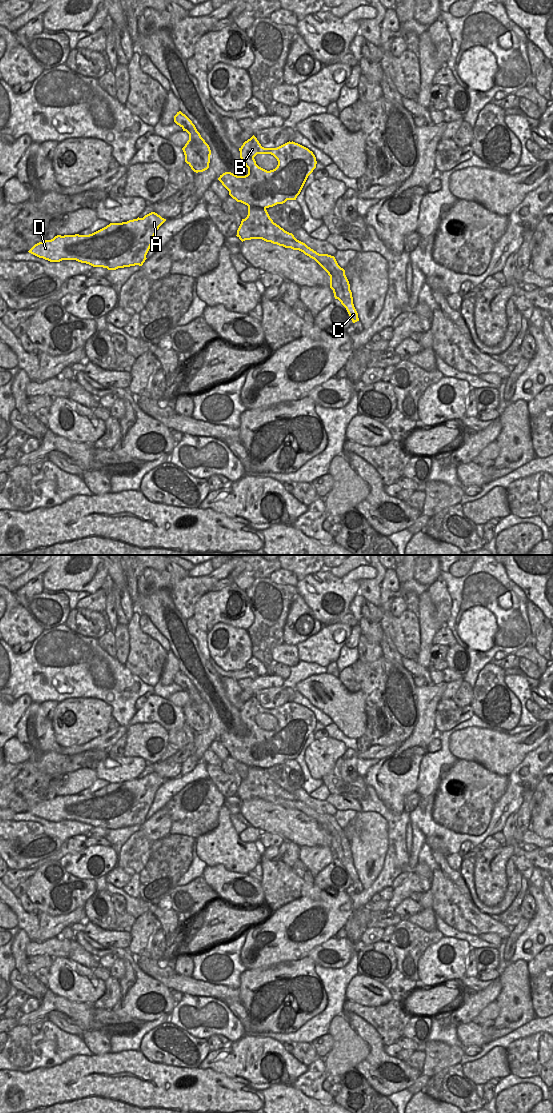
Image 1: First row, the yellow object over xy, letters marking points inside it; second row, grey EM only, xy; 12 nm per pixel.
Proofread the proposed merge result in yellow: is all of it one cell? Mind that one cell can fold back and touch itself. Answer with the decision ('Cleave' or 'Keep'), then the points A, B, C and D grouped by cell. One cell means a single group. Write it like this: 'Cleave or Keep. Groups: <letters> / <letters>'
Cleave. Groups: A B D / C

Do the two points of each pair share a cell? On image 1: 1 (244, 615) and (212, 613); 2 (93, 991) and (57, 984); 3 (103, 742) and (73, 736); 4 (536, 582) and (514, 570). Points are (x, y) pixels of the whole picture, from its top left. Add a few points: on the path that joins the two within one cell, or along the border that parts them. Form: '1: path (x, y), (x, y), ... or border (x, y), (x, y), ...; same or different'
1: path (236, 620), (226, 619), (220, 614); same
2: path (84, 991), (66, 991); same
3: border (109, 730), (80, 745), (68, 746); different
4: path (531, 577), (519, 570); same

